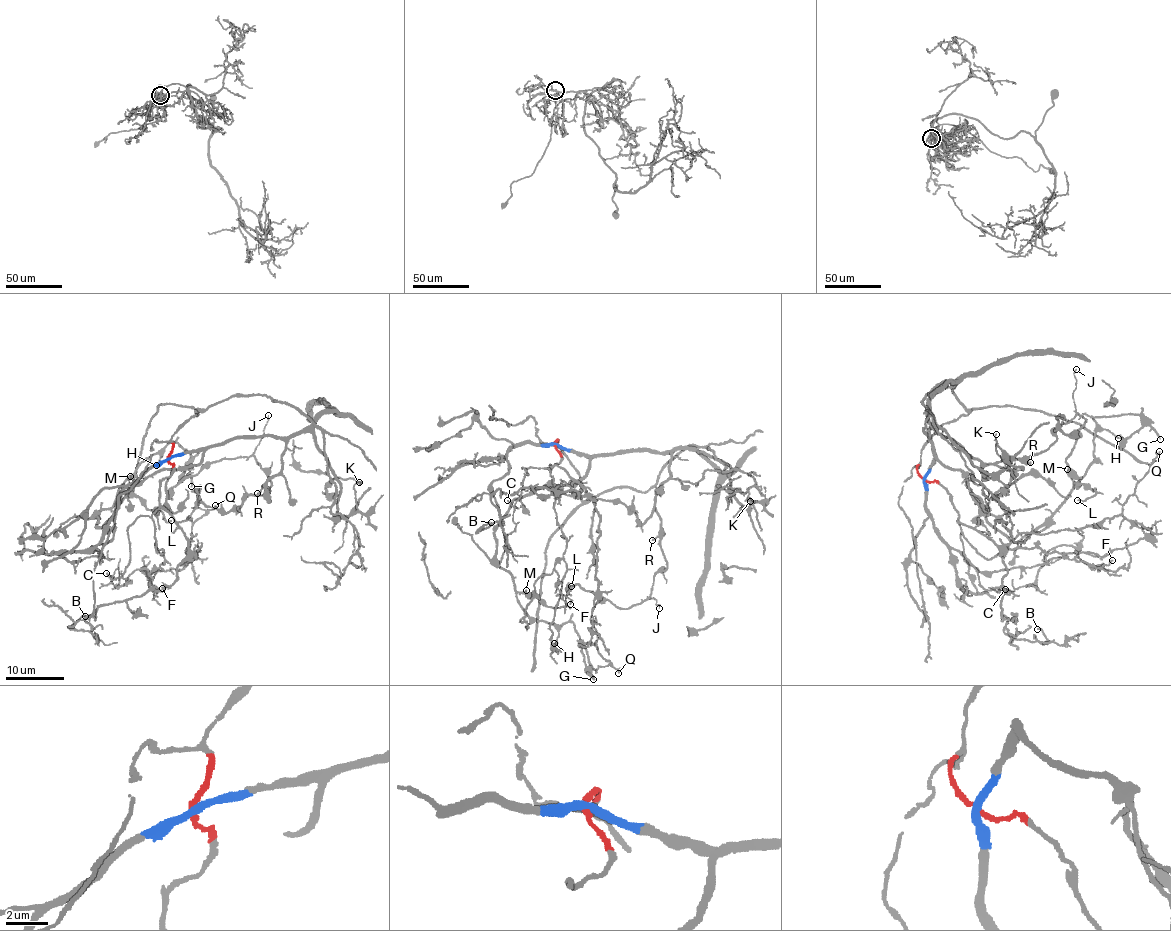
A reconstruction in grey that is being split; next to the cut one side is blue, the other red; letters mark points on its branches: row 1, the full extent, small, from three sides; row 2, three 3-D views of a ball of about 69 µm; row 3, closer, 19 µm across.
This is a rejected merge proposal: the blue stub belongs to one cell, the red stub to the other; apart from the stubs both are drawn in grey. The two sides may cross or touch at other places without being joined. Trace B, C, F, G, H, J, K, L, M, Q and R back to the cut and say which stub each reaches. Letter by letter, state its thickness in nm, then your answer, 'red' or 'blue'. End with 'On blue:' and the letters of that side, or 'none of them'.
B: 160 nm thick; red
C: 110 nm thick; red
F: 130 nm thick; red
G: 160 nm thick; blue
H: 140 nm thick; blue
J: 110 nm thick; blue
K: 100 nm thick; blue
L: 150 nm thick; blue
M: 90 nm thick; blue
Q: 150 nm thick; red
R: 150 nm thick; blue
On blue: G, H, J, K, L, M, R

